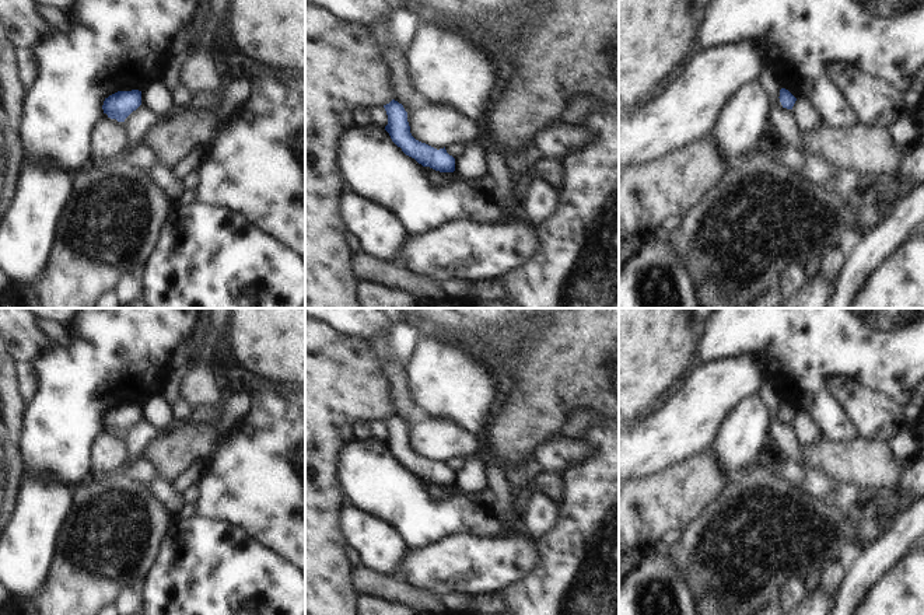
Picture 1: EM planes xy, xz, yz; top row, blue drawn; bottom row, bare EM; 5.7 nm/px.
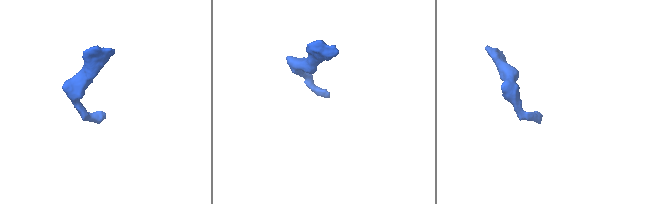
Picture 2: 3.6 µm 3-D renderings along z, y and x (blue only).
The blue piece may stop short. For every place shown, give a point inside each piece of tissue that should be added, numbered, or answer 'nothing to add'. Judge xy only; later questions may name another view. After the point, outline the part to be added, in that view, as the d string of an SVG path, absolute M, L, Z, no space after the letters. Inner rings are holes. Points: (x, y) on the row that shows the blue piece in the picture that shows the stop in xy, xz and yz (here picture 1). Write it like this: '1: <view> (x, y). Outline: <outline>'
nothing to add

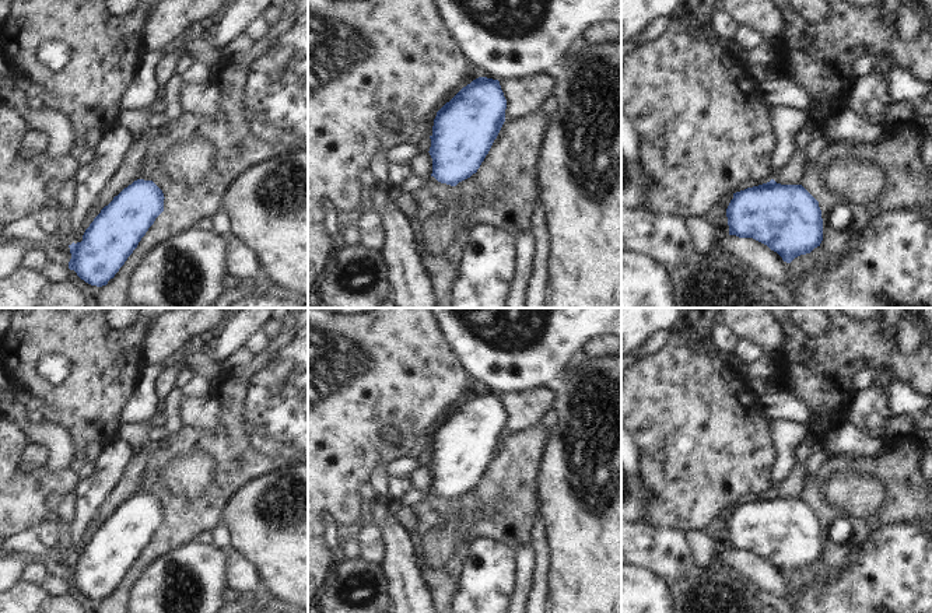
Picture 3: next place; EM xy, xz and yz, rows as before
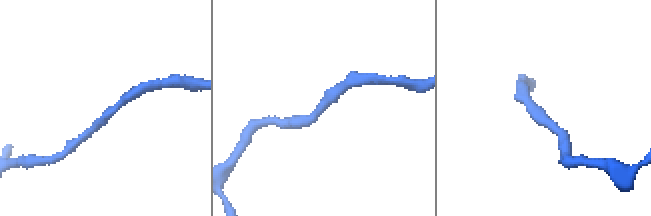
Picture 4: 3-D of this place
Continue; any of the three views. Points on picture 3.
nothing to add

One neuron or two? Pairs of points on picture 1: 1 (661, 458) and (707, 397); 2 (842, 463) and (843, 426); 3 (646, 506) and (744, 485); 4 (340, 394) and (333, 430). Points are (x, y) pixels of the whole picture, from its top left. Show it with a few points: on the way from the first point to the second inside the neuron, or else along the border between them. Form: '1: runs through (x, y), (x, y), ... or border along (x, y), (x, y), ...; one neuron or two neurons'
1: runs through (665, 443), (695, 412); one neuron
2: border along (858, 437), (850, 441), (829, 441), (823, 439); two neurons
3: border along (728, 482), (699, 513); two neurons
4: runs through (333, 402), (333, 422); one neuron

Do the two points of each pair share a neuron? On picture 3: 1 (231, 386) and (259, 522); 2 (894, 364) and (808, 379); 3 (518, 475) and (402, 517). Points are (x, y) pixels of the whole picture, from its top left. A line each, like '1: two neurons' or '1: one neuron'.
1: two neurons
2: one neuron
3: one neuron

